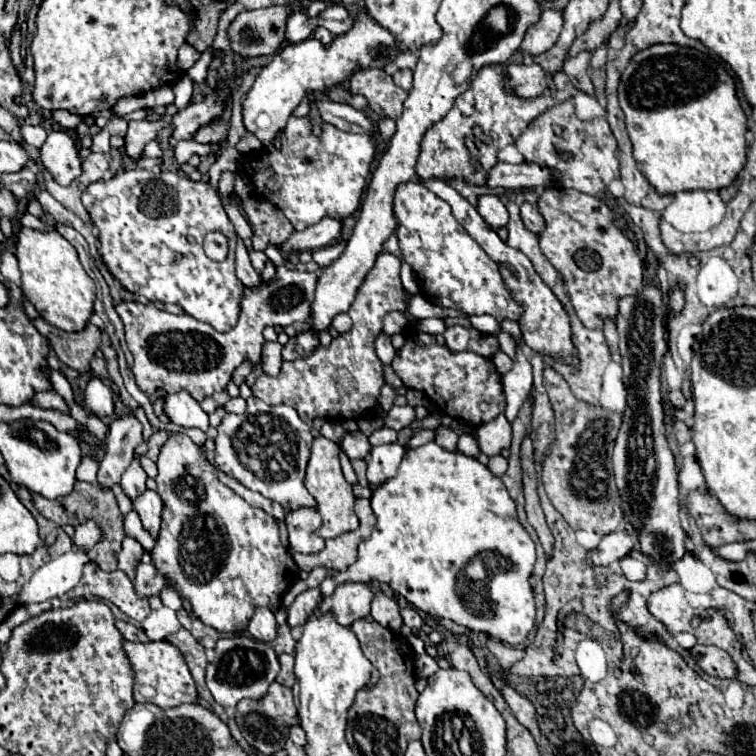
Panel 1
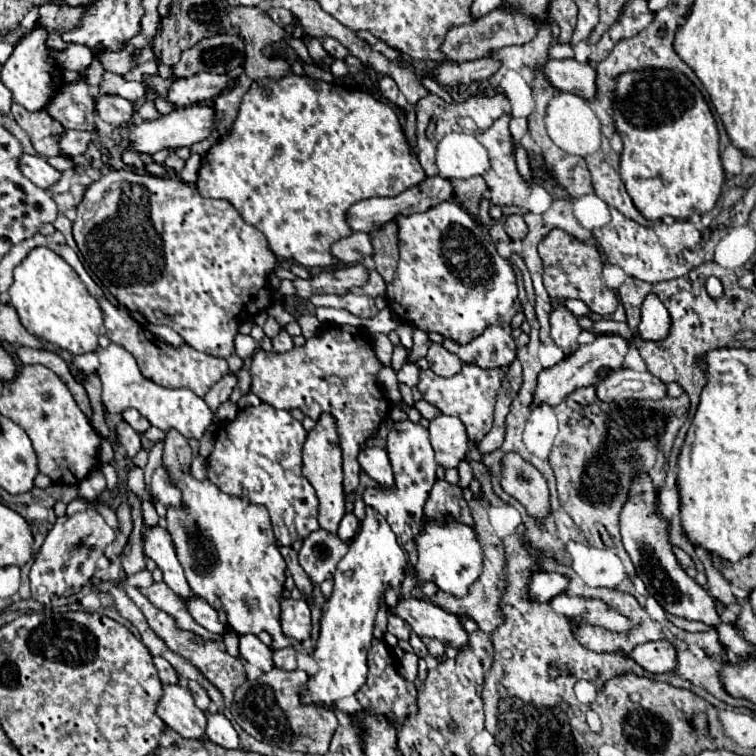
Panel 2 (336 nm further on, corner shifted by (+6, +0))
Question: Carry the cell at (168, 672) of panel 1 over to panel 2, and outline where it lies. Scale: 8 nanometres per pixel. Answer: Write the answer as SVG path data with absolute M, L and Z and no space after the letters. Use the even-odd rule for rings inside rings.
M165 685L163 687L163 699L159 701L157 711L159 711L159 717L167 723L167 727L177 731L181 737L185 737L185 739L203 739L205 737L207 715L199 707L195 707L193 697L191 697L187 687L183 687L183 685Z

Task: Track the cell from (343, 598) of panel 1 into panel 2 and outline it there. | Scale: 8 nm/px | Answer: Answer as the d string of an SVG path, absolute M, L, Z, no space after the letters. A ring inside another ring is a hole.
M401 599L391 613L405 619L419 637L435 637L443 645L467 649L469 635L463 629L459 615L449 613L431 601Z

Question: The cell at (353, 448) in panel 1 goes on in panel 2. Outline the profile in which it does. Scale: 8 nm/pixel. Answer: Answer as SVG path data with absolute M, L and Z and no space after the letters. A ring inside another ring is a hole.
M365 447L359 453L359 465L381 487L391 487L393 485L393 481L395 481L393 479L393 469L391 469L391 461L389 461L385 449L381 449L381 447Z

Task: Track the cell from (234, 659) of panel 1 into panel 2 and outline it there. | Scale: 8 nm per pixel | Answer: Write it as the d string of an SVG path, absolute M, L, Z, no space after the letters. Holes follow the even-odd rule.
M221 713L211 715L207 719L207 739L223 749L239 749L239 737L233 729L233 725L229 723L229 719Z

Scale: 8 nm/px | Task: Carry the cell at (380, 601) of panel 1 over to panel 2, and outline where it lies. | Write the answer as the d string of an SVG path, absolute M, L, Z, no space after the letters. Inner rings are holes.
M389 615L387 631L393 633L397 639L405 639L405 641L409 641L409 635L411 635L411 627L397 615Z

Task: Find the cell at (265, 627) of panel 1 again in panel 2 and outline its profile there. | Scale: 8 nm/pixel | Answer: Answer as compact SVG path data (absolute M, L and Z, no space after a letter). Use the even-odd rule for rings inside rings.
M243 635L239 639L239 651L241 651L241 657L247 663L257 665L261 671L271 671L273 669L271 649L267 645L263 645L255 635Z

